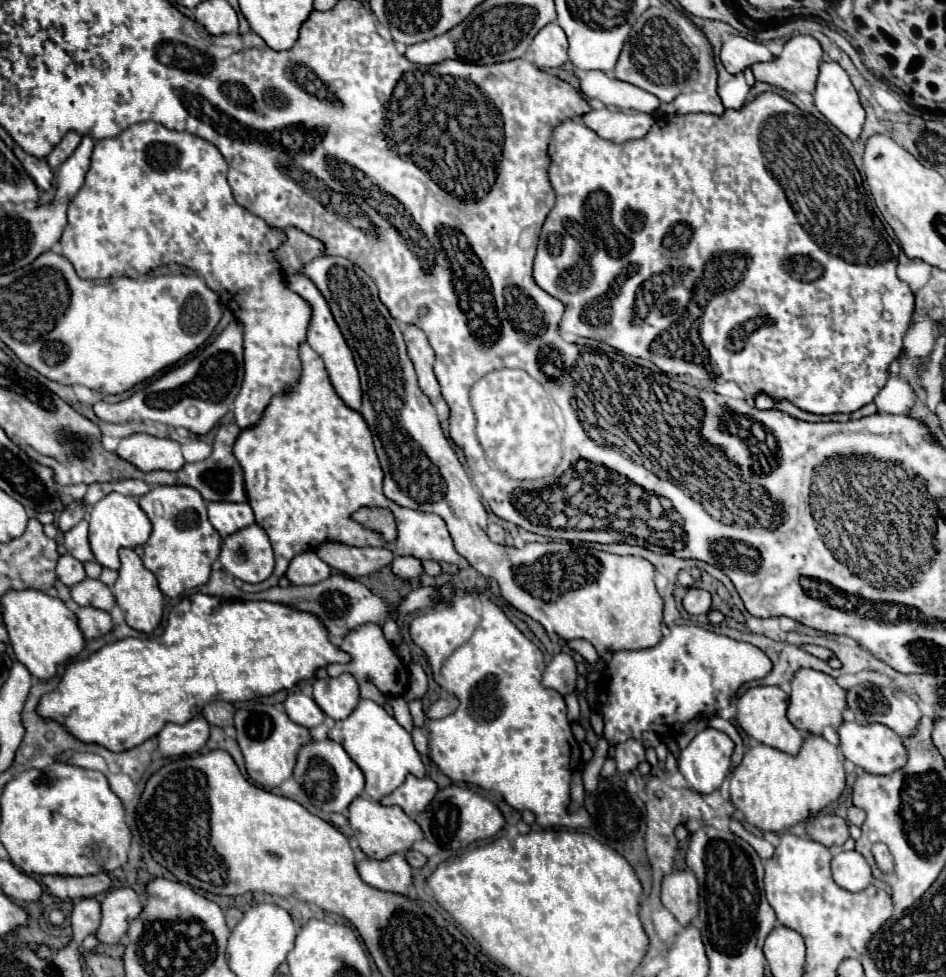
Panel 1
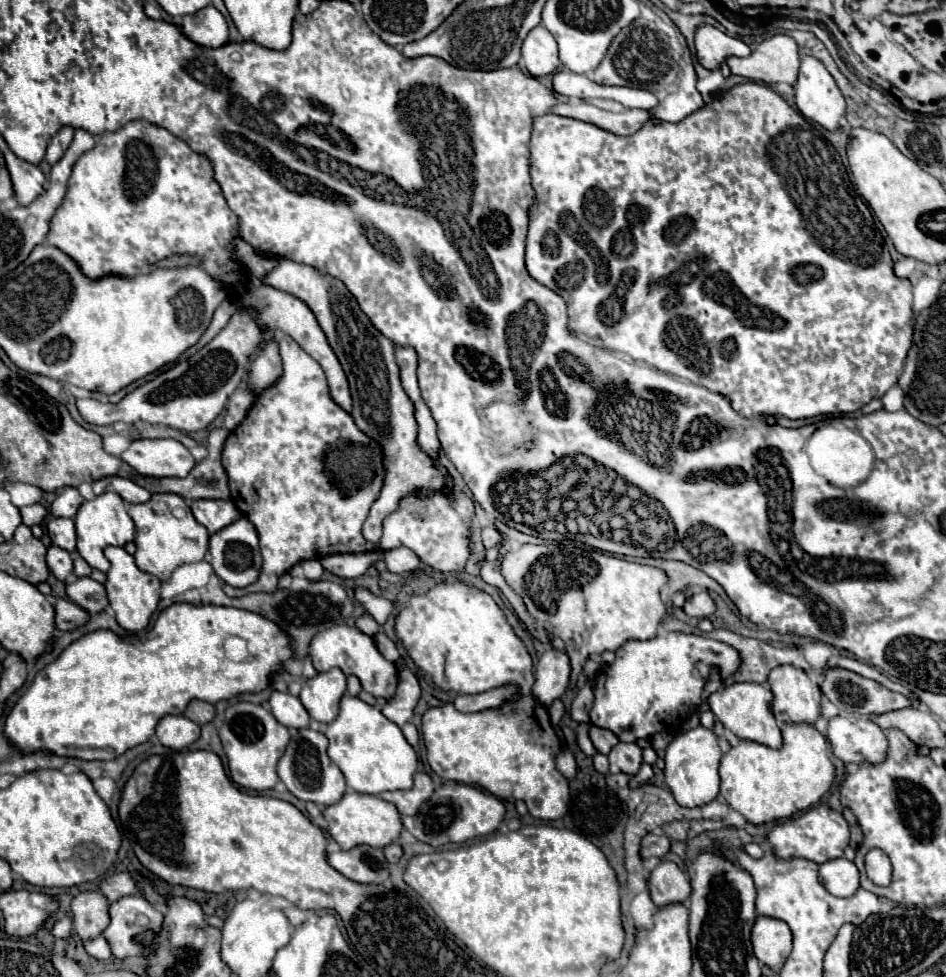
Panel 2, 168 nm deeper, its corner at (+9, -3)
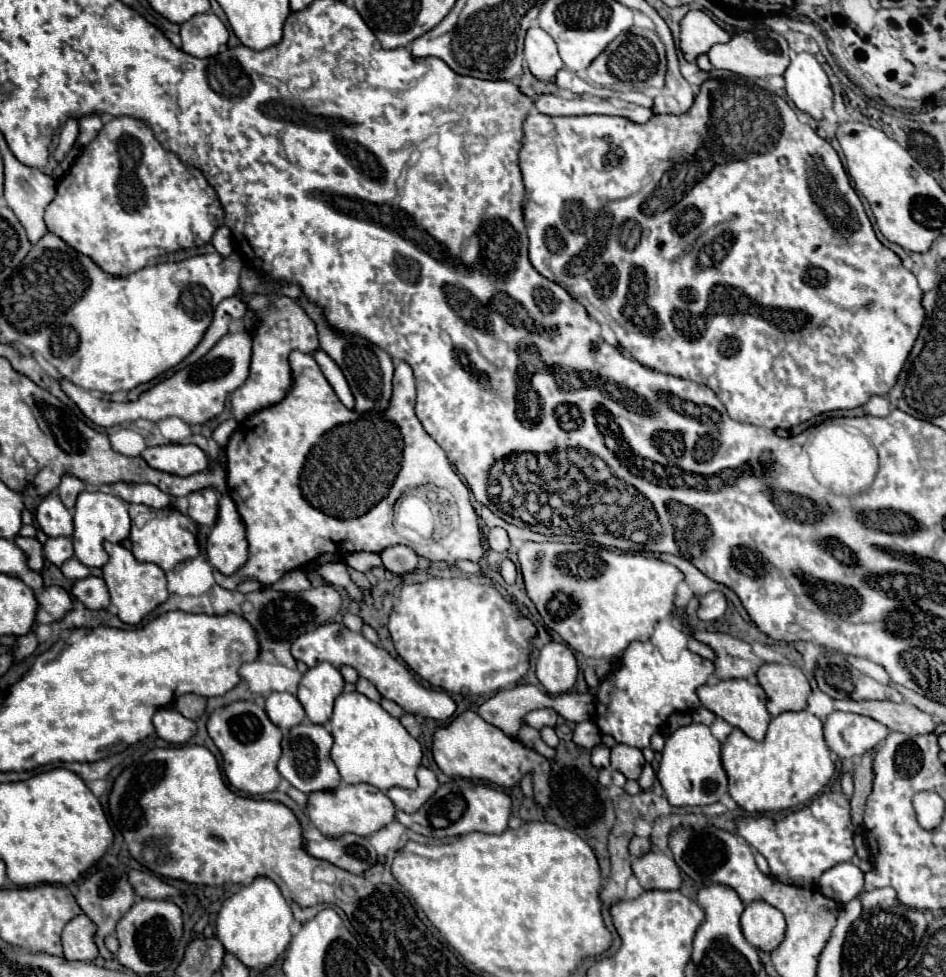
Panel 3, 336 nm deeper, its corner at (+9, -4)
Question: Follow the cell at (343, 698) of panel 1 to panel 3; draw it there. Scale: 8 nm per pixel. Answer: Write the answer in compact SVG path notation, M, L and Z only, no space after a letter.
M320 662L302 674L296 696L312 724L326 724L330 720L334 700L342 688L344 678L340 670L328 662Z

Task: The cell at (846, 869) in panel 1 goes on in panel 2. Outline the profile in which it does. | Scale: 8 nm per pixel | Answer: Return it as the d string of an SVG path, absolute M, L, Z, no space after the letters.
M838 857L838 859L830 859L830 861L822 863L820 881L836 897L852 897L856 893L856 889L860 887L858 869L846 857Z

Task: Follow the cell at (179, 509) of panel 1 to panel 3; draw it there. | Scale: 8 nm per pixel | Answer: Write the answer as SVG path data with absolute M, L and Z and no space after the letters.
M128 504L128 512L132 518L132 554L136 558L142 558L142 562L158 562L158 566L162 566L164 572L170 572L176 564L198 556L198 526L182 512L174 508L154 510L142 504Z

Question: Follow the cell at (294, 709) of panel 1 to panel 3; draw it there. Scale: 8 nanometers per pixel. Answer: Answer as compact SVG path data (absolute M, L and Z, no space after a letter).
M274 692L266 698L266 714L278 728L296 726L306 718L302 704L290 692Z

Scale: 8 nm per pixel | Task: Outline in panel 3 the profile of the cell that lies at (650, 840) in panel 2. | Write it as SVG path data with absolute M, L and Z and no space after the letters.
M634 836L634 838L632 838L632 842L630 842L630 846L628 846L628 850L630 850L630 856L632 856L632 858L646 854L650 848L652 848L650 840L648 840L648 838L640 838L640 836Z

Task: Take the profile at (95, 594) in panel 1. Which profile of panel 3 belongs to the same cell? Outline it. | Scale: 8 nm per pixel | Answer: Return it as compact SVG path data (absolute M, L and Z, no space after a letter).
M88 576L82 580L76 580L72 586L72 594L90 610L100 610L100 608L108 608L110 604L110 596L108 596L108 588L106 582L102 578L96 576Z

